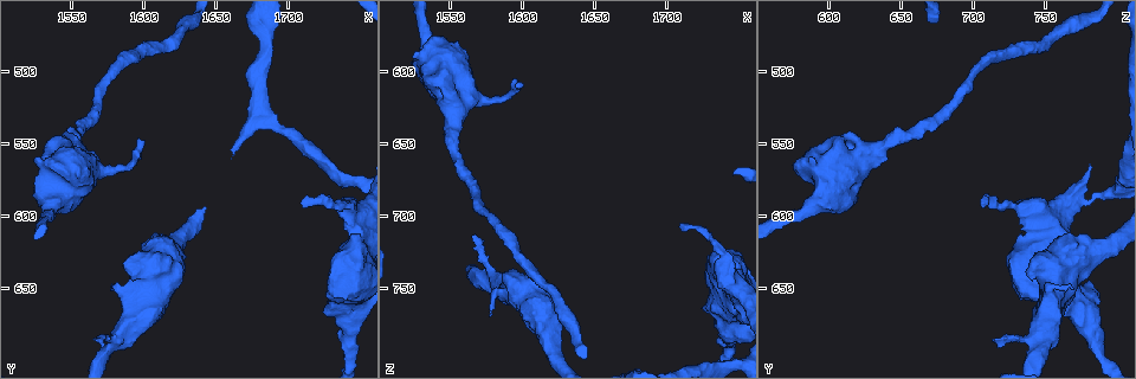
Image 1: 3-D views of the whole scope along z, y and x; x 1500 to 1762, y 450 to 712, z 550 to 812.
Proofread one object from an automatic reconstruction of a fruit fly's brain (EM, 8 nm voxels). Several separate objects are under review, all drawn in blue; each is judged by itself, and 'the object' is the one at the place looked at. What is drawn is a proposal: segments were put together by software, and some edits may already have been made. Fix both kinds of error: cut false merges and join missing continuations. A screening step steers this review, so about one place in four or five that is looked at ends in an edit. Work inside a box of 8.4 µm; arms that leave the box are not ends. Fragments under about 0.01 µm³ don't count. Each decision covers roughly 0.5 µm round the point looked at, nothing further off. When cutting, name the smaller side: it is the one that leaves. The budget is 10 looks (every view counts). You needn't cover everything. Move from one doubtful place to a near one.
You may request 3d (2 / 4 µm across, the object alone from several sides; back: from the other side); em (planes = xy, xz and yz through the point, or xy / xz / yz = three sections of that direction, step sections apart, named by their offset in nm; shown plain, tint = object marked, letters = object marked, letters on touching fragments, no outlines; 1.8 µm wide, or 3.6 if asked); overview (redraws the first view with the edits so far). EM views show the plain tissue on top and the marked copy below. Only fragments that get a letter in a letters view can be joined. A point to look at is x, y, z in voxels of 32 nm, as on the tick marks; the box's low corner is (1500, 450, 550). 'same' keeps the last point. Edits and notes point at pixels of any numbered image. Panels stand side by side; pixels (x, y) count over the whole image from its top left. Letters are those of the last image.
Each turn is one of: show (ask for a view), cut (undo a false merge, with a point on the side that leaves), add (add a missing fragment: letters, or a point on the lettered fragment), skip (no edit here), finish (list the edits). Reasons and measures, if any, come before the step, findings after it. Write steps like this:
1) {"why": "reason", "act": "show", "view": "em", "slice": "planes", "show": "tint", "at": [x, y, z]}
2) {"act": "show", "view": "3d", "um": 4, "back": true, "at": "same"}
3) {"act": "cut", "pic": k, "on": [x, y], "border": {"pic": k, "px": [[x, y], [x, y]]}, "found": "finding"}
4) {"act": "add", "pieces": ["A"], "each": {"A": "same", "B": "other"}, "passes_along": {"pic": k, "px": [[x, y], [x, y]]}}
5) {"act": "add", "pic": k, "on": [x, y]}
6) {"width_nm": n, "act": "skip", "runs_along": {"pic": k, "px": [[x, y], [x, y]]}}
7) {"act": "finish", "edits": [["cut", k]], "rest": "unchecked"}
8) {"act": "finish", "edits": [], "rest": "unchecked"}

{"why": "branch stops here", "act": "show", "view": "3d", "um": 2, "at": [1598, 548, 606]}

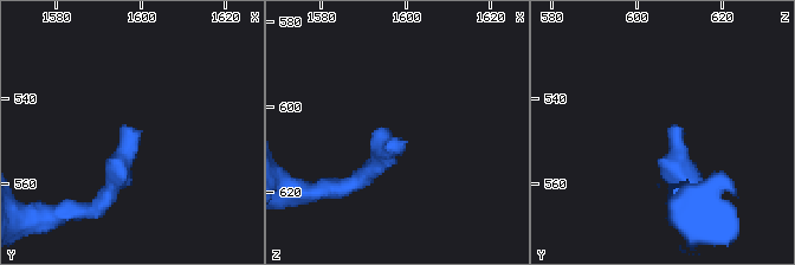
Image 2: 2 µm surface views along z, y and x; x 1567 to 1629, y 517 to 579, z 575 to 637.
{"why": "need the tissue", "act": "show", "view": "em", "slice": "planes", "show": "letters", "at": [1598, 546, 608]}

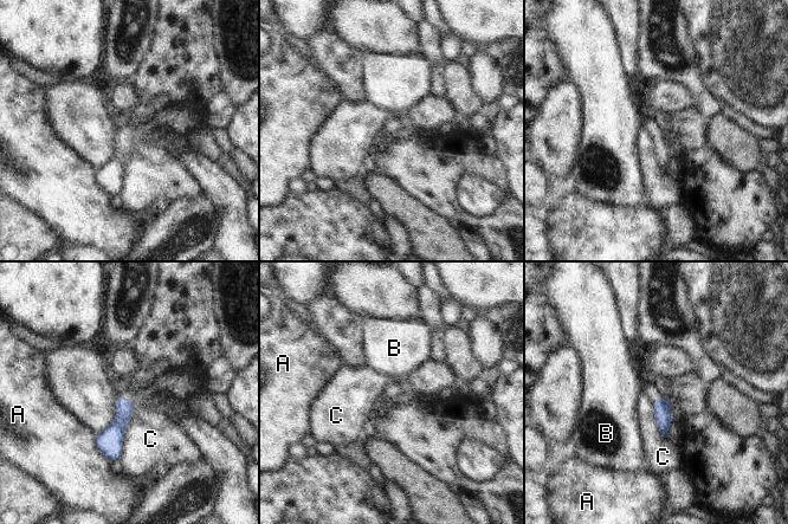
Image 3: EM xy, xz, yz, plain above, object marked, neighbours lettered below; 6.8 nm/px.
{"act": "skip", "each": {"A": "other", "B": "other", "C": "other"}, "border": {"pic": 3, "px": [[137, 402], [126, 426], [118, 459]]}, "found": "no lettered fragment goes on from it"}

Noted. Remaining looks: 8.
{"why": "branch stops here", "act": "show", "view": "em", "slice": "planes", "show": "letters", "at": [1578, 650, 768]}

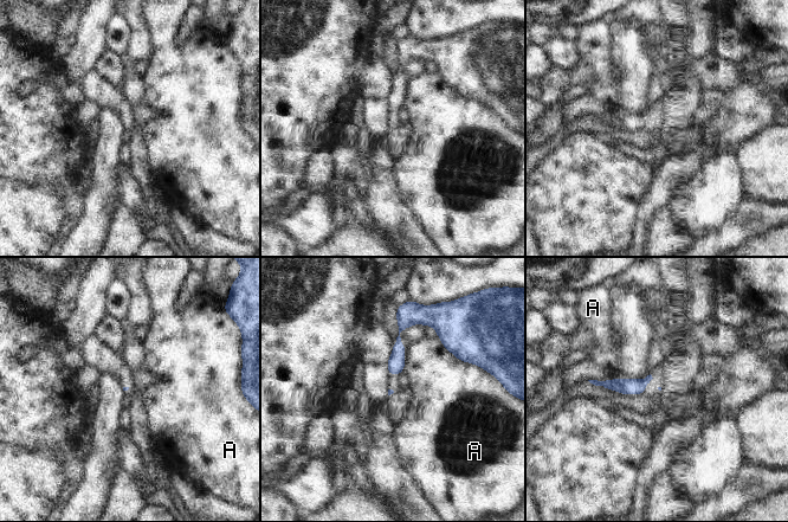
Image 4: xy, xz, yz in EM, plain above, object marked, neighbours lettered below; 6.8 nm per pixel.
{"act": "skip", "each": {"A": "other"}, "border": {"pic": 4, "px": [[438, 336], [459, 360], [471, 363]]}, "found": "none of them fits"}

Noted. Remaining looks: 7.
{"act": "show", "view": "em", "slice": "planes", "show": "letters", "at": [1564, 684, 714]}

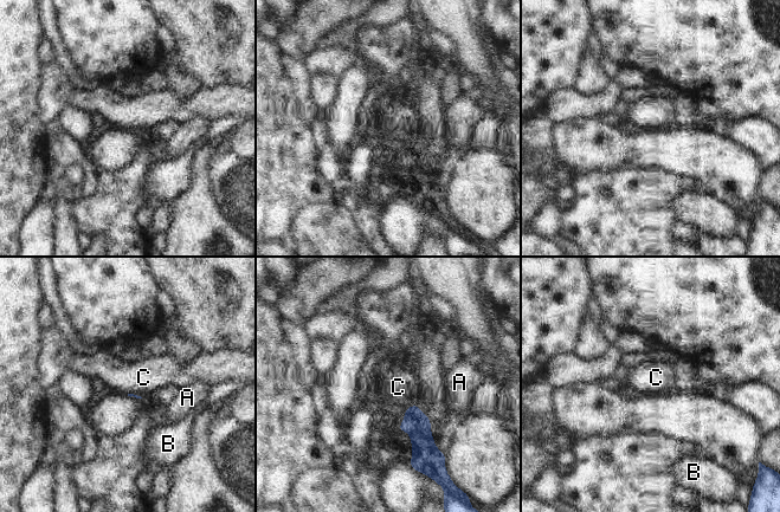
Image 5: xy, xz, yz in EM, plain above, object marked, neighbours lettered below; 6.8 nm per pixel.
{"act": "skip", "each": {"A": "other", "B": "other", "C": "other"}, "border": {"pic": 5, "px": [[403, 410], [417, 404], [426, 415]]}, "found": "no lettered fragment goes on from it"}

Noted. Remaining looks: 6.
{"why": "an open end", "act": "show", "view": "em", "slice": "planes", "show": "letters", "at": [1712, 592, 712]}

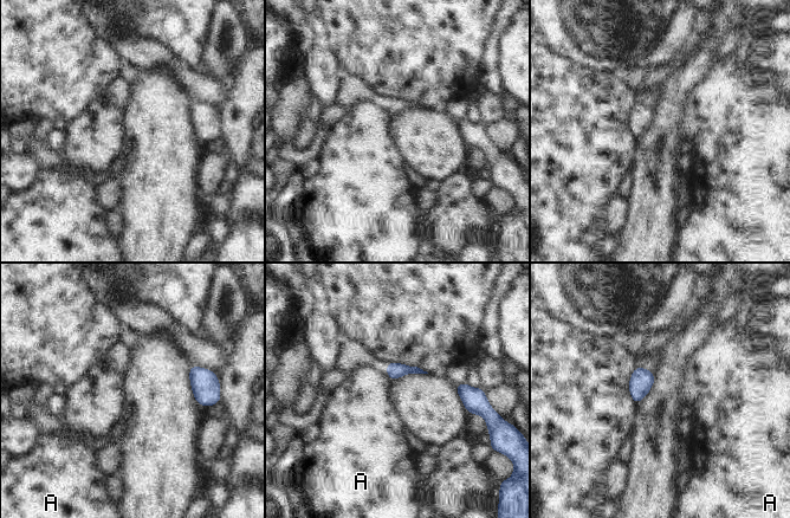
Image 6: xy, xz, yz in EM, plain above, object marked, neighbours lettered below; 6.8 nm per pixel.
{"width_nm": 90, "act": "skip", "each": {"A": "other"}, "found": "none of them fits"}

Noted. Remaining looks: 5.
{"act": "finish", "edits": [], "rest": "unchecked"}

